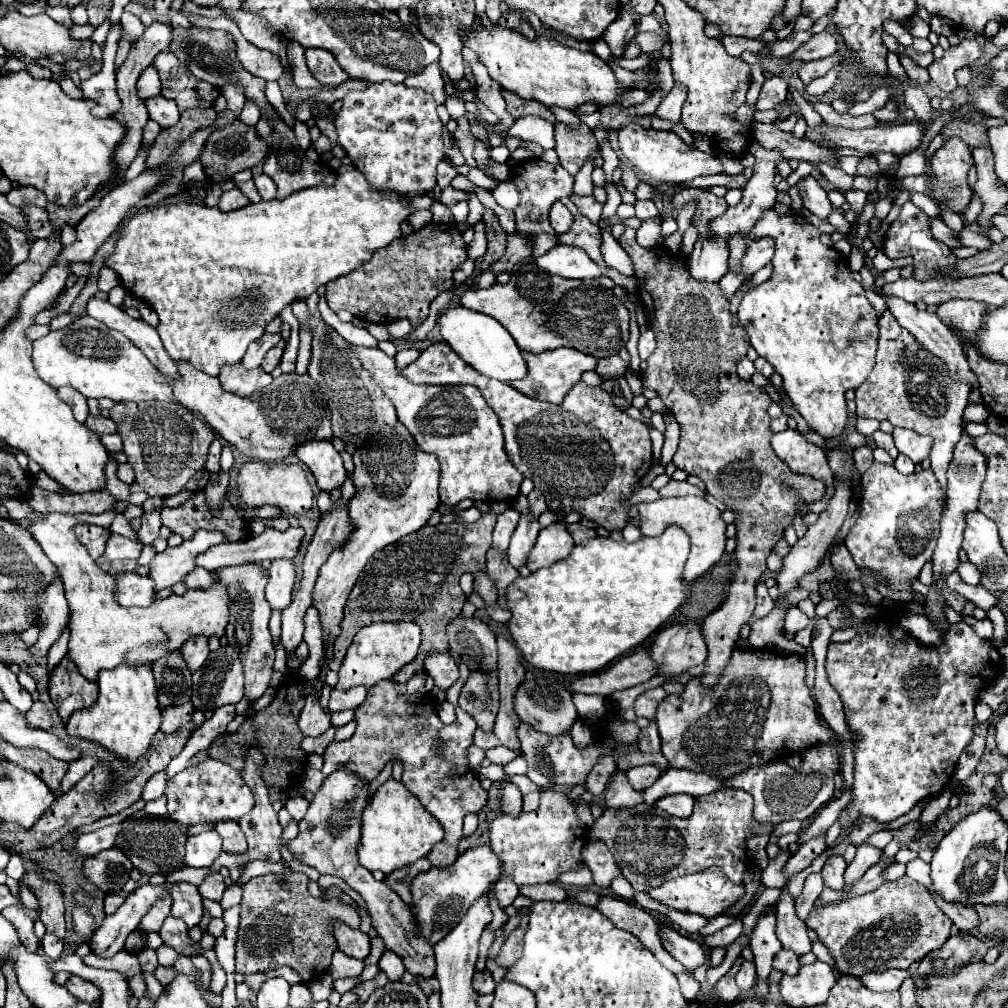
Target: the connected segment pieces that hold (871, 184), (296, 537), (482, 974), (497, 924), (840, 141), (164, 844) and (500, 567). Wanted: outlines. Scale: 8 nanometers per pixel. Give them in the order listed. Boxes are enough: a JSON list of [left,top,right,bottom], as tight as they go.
[[854,176,876,192],[196,528,304,572],[472,968,495,995],[489,896,509,931],[822,120,926,158],[116,818,186,874],[486,548,518,606]]

